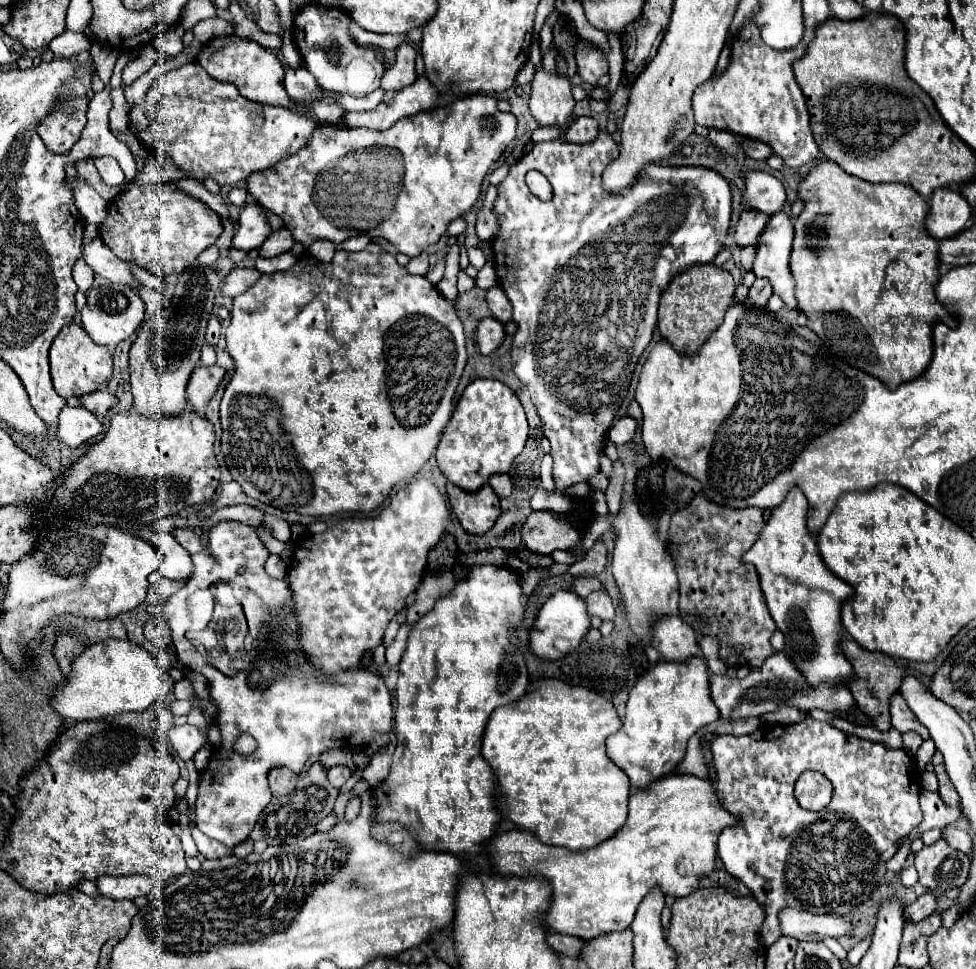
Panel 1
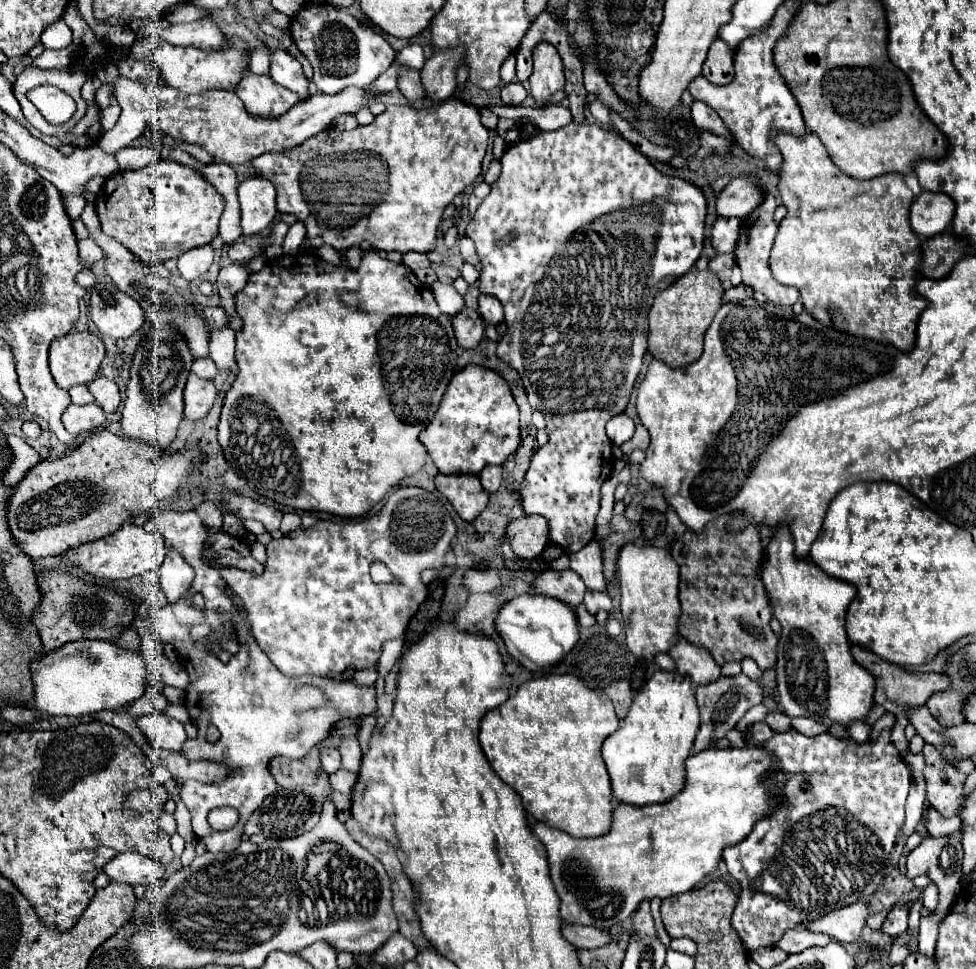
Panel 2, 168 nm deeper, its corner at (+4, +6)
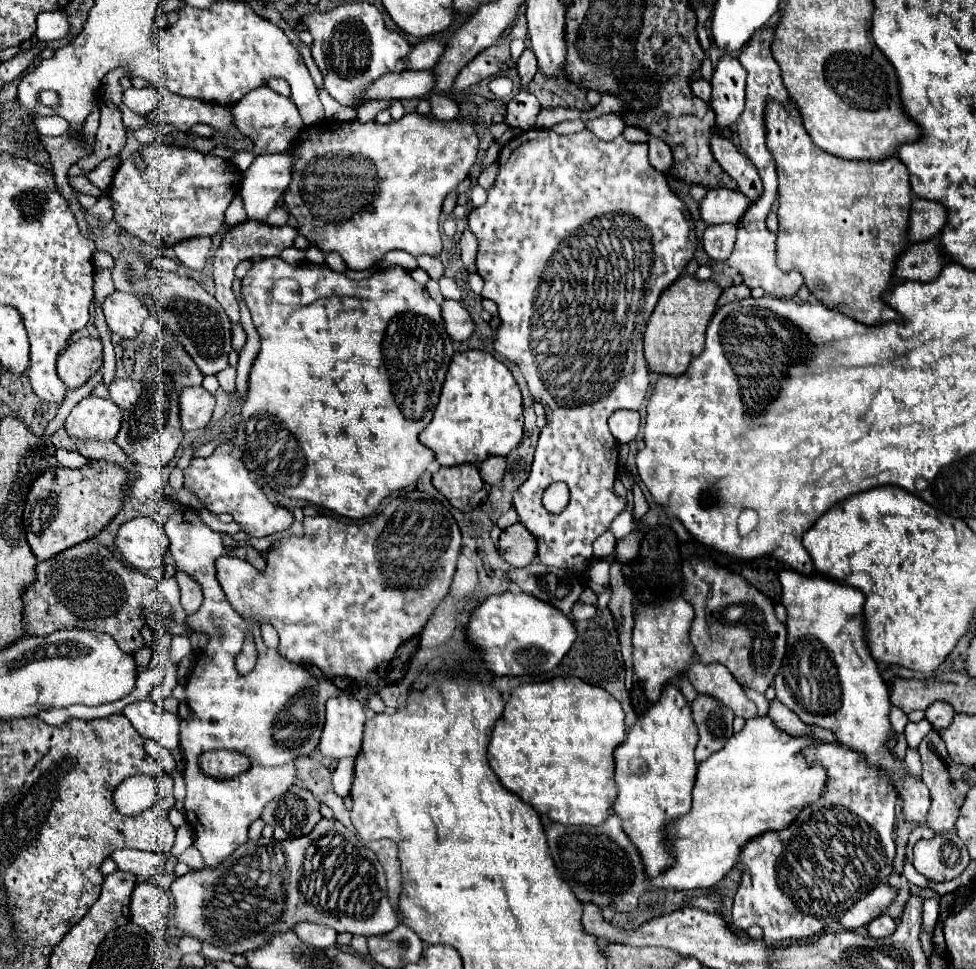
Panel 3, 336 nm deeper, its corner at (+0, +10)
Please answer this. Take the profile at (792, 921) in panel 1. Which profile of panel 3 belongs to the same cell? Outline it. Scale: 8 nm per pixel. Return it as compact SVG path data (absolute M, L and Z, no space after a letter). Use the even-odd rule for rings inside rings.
M881 884L863 900L859 900L855 906L851 906L851 910L847 910L843 918L839 918L839 924L847 930L857 930L861 926L867 926L867 922L881 916L895 898L897 898L897 890L889 884Z

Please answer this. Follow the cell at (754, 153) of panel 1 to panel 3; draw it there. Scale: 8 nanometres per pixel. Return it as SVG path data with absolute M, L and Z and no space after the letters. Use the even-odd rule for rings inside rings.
M693 78L693 80L691 80L691 90L693 90L693 94L695 94L697 98L701 98L703 102L709 102L709 100L711 100L711 86L709 86L707 80L703 80L703 78Z

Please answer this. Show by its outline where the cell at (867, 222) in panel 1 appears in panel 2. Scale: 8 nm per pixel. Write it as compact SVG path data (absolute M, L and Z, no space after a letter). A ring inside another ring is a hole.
M783 134L783 136L777 136L775 144L779 146L779 150L783 154L783 166L781 166L781 174L779 174L779 192L781 192L783 204L787 206L789 212L787 212L787 216L779 224L775 246L771 250L771 270L773 270L773 276L781 284L797 288L799 294L801 294L801 302L803 302L807 314L811 314L823 326L839 330L841 334L847 334L847 336L855 336L855 338L863 338L863 340L871 340L871 342L891 344L891 346L895 346L901 352L911 352L913 346L915 346L915 338L917 338L915 332L917 332L919 316L929 306L929 302L927 302L927 298L923 298L917 292L917 282L921 278L923 254L921 254L919 236L913 232L913 228L909 224L909 210L911 210L911 204L913 204L913 192L907 188L905 178L901 174L883 174L883 176L867 180L867 182L855 180L855 178L843 174L833 164L833 160L827 154L827 148L821 144L821 140L815 134L807 134L803 138L795 138L795 136Z

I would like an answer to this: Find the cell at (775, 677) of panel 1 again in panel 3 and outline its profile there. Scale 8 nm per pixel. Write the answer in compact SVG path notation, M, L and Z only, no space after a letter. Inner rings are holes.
M703 694L691 704L693 722L699 730L699 744L695 748L695 758L701 764L711 754L721 750L727 740L733 736L733 714L731 710L723 710L711 698L703 698Z

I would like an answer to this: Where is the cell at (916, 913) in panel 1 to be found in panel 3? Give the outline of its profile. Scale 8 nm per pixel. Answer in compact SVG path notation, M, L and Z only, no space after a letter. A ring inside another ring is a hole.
M881 914L879 918L875 918L867 924L867 932L873 938L885 938L885 936L891 936L895 932L895 926L897 926L897 922L891 916Z

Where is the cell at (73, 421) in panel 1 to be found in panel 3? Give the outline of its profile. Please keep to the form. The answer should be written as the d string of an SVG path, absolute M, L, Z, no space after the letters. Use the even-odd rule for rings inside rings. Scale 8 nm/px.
M87 396L71 410L65 428L77 440L115 440L121 428L121 408L113 400Z

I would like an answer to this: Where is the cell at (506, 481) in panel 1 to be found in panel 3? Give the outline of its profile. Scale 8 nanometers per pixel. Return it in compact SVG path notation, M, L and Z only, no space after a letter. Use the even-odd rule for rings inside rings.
M489 456L481 466L479 466L479 472L481 472L481 478L487 482L487 484L499 484L503 474L505 474L505 458L503 456Z

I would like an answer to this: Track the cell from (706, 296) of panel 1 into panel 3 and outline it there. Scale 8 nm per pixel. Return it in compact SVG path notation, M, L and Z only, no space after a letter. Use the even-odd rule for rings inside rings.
M683 274L681 278L677 278L677 282L671 284L661 294L649 318L649 324L645 330L645 342L643 342L649 372L681 376L687 370L689 362L703 352L705 330L715 312L719 296L721 296L721 288L717 284L713 284L711 280L699 282L689 274Z

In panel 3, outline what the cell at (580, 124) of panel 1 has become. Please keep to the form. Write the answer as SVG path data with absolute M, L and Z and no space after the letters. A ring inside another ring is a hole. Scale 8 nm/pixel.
M525 50L517 62L517 72L521 76L521 86L525 88L533 76L535 76L535 56L531 56L533 52L531 50Z

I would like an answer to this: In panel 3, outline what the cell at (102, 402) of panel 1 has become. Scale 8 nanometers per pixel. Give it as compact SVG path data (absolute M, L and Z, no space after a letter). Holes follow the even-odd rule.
M117 378L111 386L109 386L109 392L111 392L111 400L119 406L119 408L129 408L137 402L137 398L141 396L143 392L143 382L137 382L137 380L129 380L129 378Z

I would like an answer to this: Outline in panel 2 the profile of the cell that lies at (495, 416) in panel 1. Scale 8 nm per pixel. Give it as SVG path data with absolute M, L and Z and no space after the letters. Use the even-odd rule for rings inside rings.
M483 366L459 370L451 378L435 418L421 432L421 442L443 474L479 474L487 464L503 464L521 442L519 408L505 380Z

